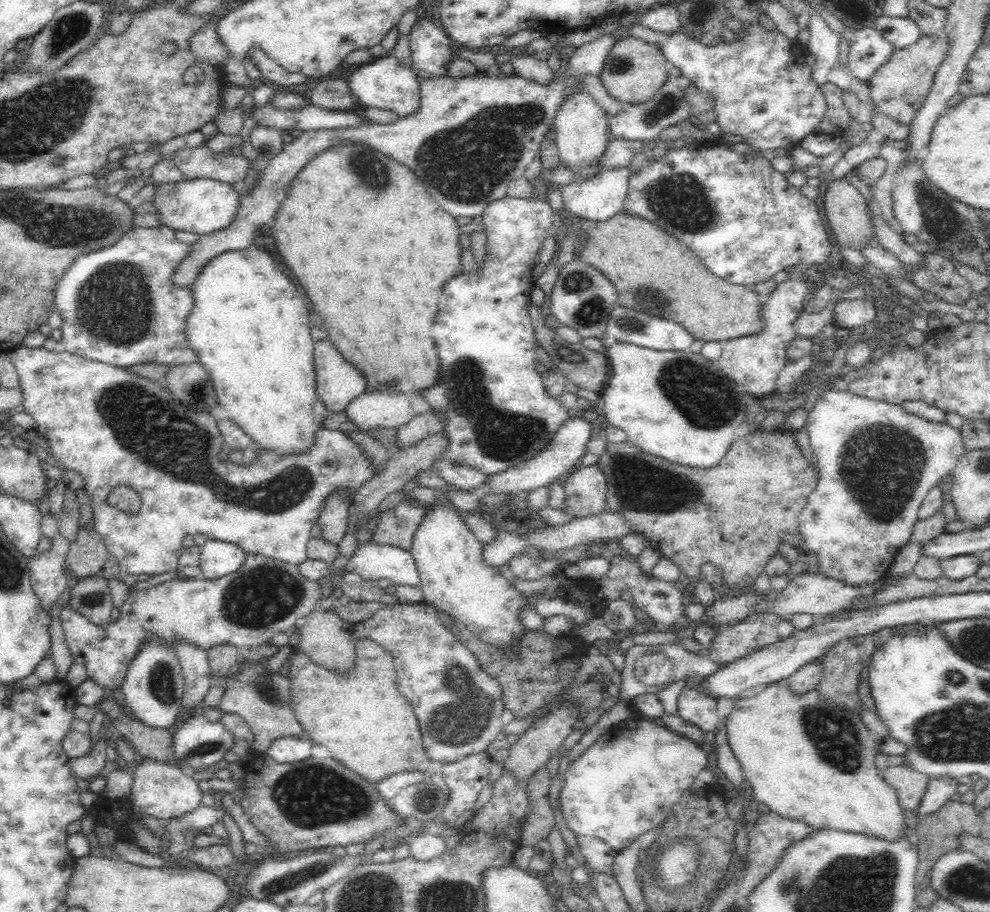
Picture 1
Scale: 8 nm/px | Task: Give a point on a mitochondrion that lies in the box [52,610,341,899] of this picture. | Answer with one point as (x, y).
(322, 865)

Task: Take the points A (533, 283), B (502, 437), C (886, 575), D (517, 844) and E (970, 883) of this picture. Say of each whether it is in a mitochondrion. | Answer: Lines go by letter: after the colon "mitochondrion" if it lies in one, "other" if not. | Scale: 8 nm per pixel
A: other
B: mitochondrion
C: other
D: other
E: mitochondrion

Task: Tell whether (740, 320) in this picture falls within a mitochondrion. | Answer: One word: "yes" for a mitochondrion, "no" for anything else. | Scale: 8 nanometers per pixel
no

